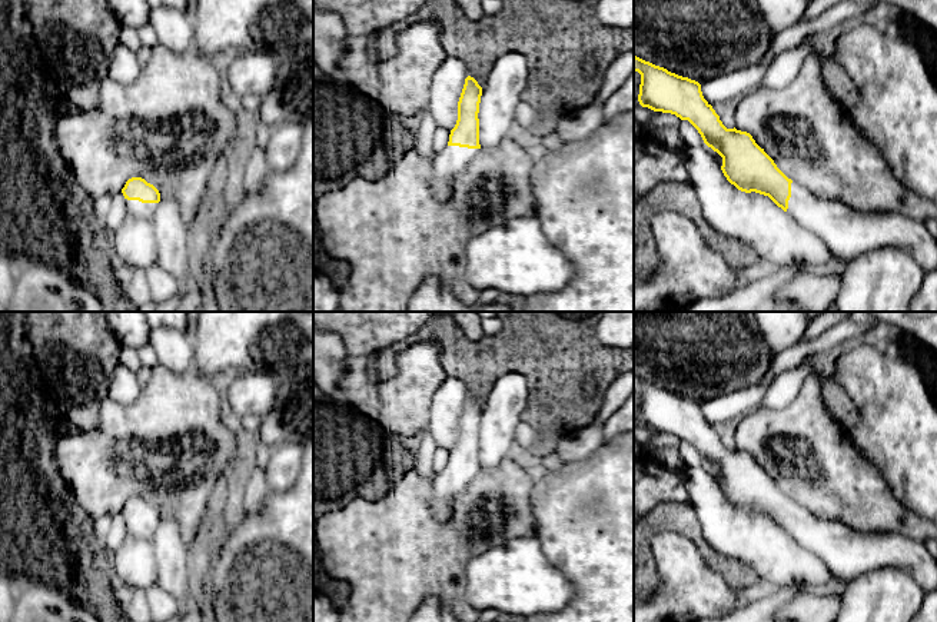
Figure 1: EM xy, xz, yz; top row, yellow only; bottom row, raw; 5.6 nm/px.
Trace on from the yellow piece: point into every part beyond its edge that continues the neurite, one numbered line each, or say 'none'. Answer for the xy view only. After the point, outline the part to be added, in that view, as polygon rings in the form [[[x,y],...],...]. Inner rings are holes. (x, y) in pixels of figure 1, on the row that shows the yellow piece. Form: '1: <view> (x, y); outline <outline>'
1: xy (135, 208); outline [[[127,200],[127,213],[129,216],[137,216],[142,219],[152,219],[159,203],[142,203],[139,200]]]

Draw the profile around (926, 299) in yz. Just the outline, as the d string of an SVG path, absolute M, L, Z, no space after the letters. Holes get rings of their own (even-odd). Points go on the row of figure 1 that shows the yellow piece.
M937 270L926 272L907 312L937 312Z

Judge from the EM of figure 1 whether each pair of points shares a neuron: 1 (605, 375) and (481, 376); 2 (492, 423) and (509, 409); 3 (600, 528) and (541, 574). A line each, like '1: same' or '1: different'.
1: same
2: same
3: different

